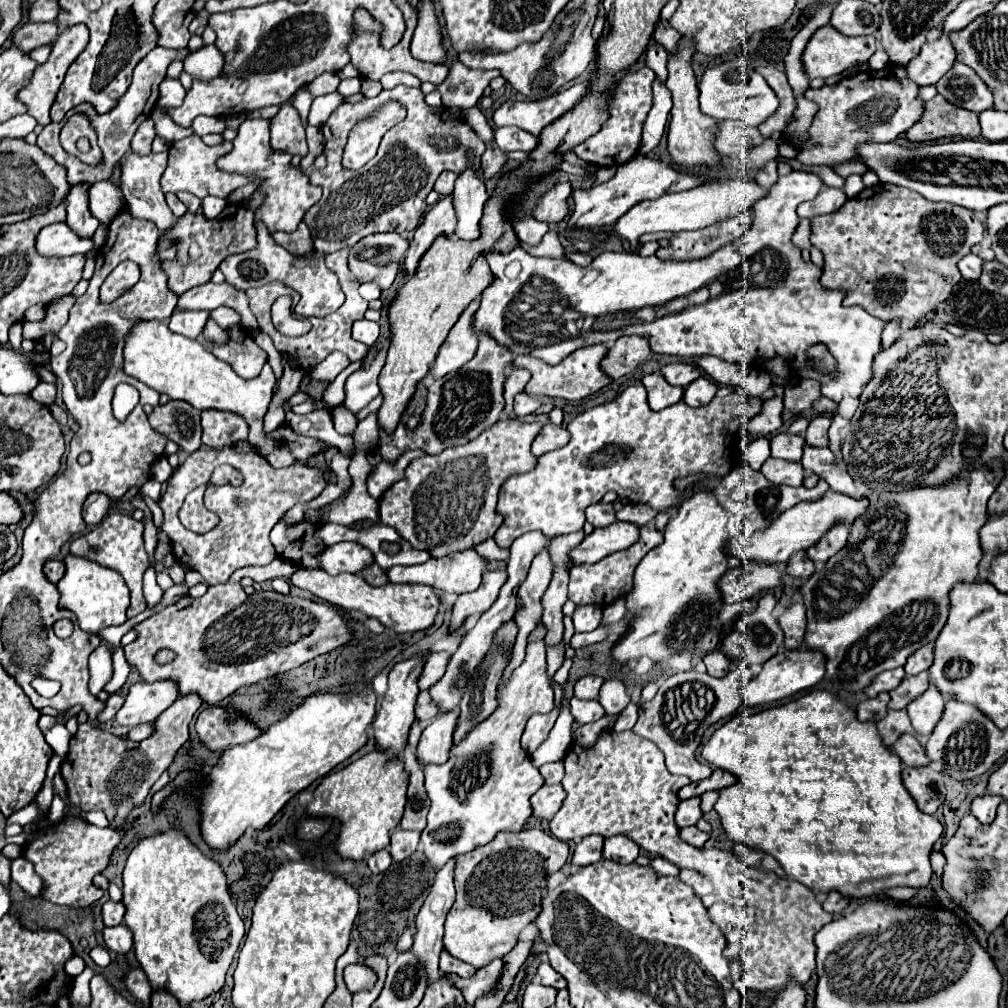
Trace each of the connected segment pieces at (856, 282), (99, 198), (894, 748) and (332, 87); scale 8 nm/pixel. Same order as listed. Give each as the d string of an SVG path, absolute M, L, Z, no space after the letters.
M893 184L865 188L859 196L847 200L837 212L811 218L811 244L825 256L819 280L821 286L829 290L843 290L845 306L861 306L883 322L899 318L909 324L917 324L933 312L961 280L957 262L971 252L971 246L983 240L983 234L985 226L973 210L949 202L931 202L909 188Z
M95 182L89 186L89 210L105 226L117 216L123 206L121 188L109 182Z
M901 734L897 738L897 742L893 742L889 746L889 750L893 754L897 754L905 766L929 764L929 758L925 756L925 748L921 750L921 744L917 742L917 738L913 734Z
M321 74L321 76L317 76L317 80L309 82L309 84L303 86L303 88L309 90L311 96L319 96L319 94L335 92L337 86L339 86L339 76L337 76L337 74Z

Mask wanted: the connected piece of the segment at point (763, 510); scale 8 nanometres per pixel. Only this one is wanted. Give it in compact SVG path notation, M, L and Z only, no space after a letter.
M741 460L741 464L731 470L715 488L713 488L713 494L717 498L717 502L725 508L727 506L727 498L741 498L741 504L743 508L749 508L751 512L743 518L745 522L749 522L749 528L751 530L765 530L769 528L769 524L775 520L775 516L781 516L781 512L789 510L791 506L799 504L799 502L811 502L811 500L819 500L825 492L829 490L829 486L825 484L825 480L819 480L815 488L807 490L803 486L799 488L793 488L793 486L779 486L779 484L773 484L769 482L761 472L757 470L751 470L745 460Z

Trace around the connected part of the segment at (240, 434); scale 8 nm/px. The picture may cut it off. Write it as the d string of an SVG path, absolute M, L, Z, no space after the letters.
M201 412L203 426L203 444L213 448L233 446L237 440L247 438L247 424L241 416L233 416L233 412Z

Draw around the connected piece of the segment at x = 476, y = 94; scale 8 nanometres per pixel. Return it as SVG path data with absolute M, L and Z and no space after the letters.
M449 60L449 76L445 84L429 84L423 82L423 92L439 92L443 96L443 104L453 104L459 110L473 108L487 84L501 74L499 70L469 70L459 60Z

